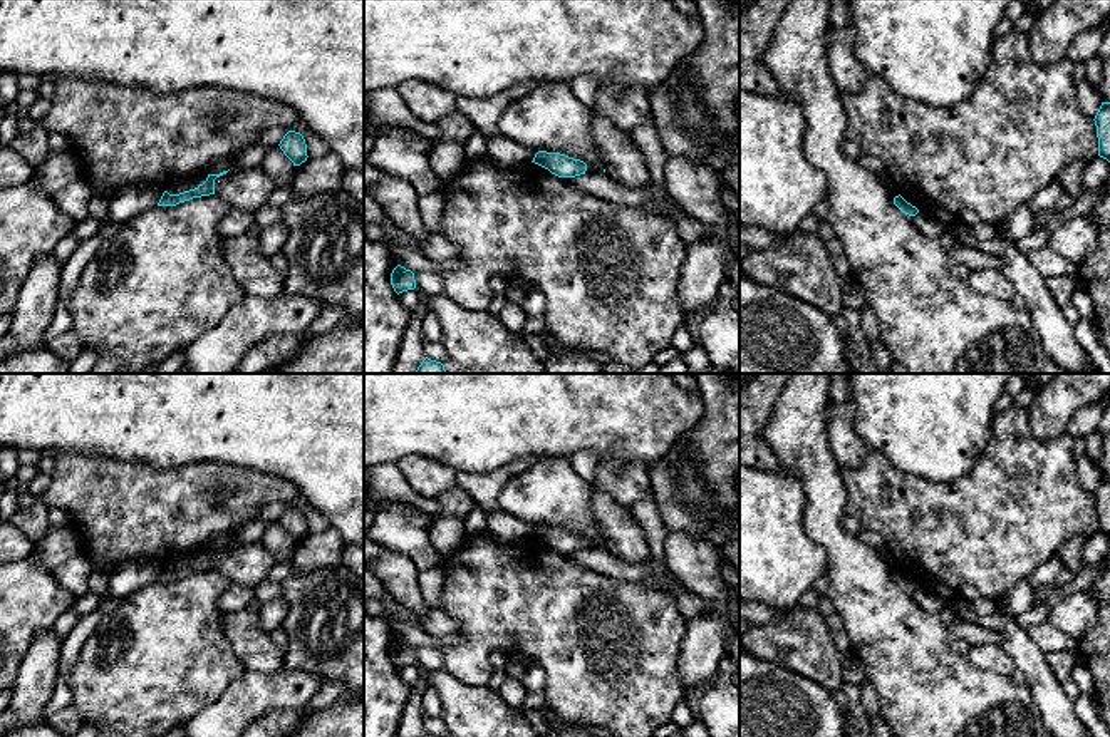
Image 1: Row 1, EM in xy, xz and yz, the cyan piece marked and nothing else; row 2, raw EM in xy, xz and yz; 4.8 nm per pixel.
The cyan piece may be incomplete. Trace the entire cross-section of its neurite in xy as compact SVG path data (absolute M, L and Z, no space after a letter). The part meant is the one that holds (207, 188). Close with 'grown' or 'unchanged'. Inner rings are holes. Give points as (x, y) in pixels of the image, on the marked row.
M223 171L220 174L208 174L208 178L203 184L200 184L195 189L179 193L179 194L169 194L168 191L164 191L159 203L158 203L158 206L176 206L176 204L189 201L193 198L215 194L215 179L226 174L226 173L228 171Z; unchanged

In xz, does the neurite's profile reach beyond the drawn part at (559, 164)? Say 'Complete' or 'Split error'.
Complete

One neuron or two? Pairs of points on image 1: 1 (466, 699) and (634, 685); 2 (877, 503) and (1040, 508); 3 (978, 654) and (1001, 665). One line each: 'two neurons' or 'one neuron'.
1: two neurons
2: one neuron
3: one neuron

